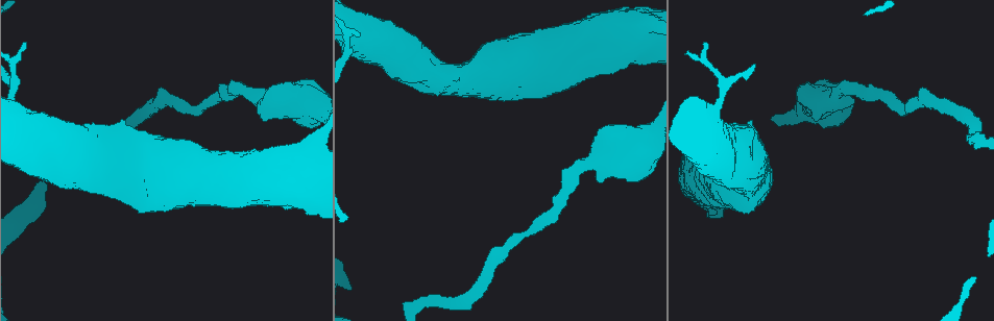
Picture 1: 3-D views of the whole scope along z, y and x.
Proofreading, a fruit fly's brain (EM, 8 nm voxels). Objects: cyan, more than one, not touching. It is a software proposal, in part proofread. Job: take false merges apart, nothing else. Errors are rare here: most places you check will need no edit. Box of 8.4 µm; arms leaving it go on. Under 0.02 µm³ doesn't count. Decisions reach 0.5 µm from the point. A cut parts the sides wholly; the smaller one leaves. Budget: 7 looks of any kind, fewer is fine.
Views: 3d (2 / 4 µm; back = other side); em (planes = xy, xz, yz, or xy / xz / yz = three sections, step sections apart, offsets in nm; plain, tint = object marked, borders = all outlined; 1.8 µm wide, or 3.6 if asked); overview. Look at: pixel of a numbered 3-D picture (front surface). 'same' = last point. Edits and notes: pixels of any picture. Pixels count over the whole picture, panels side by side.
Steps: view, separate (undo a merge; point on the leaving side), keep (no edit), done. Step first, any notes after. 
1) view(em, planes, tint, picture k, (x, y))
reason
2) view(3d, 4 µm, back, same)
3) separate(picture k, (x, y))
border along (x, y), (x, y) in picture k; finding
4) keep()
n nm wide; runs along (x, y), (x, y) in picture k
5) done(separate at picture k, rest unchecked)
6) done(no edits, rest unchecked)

view(em, 3.6 µm, planes, plain, picture 1, (315, 150))
thick turns thin

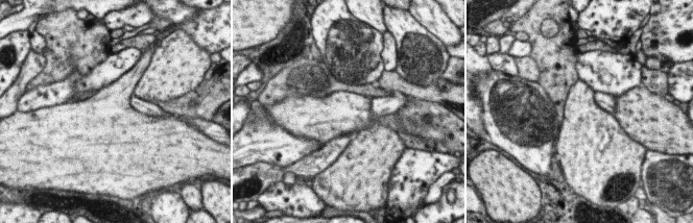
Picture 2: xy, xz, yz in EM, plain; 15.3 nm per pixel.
view(em, 3.6 µm, planes, tint, same)

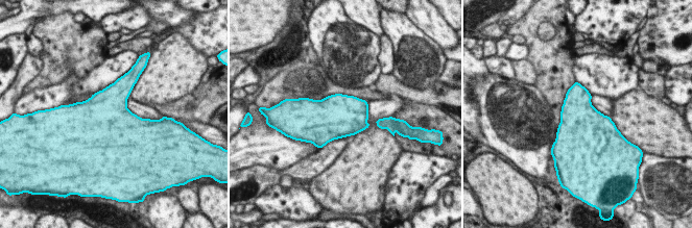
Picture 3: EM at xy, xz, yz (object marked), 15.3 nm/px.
keep()
all the same cell

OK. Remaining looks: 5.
view(3d, 4 µm, picture 1, (17, 122))
calibre changes

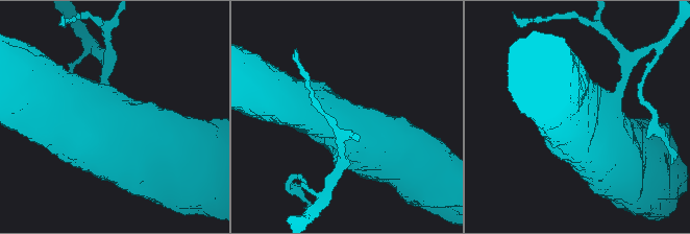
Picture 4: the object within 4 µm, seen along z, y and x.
view(em, 3.6 µm, xy, step 16, tint, picture 4, (600, 116))

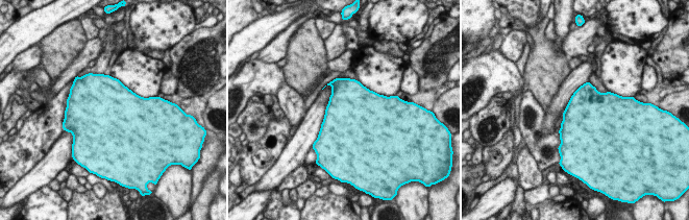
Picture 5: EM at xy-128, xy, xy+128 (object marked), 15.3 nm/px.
view(em, 3.6 µm, planes, tint, same)

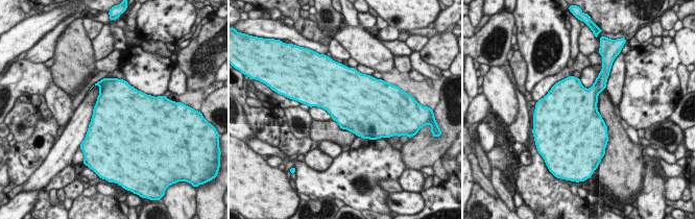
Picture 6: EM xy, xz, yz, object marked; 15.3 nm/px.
keep()
continuous, no second cell

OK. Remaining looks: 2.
view(3d, 4 µm, picture 1, (97, 145))
sudden change in width

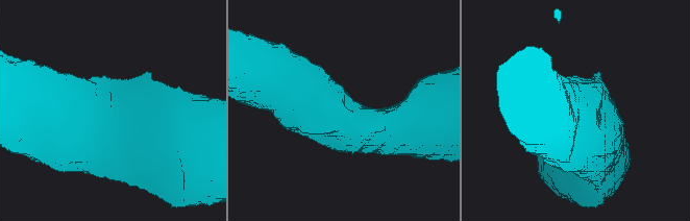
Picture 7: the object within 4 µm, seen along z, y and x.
view(em, 3.6 µm, planes, tint, picture 7, (344, 119))

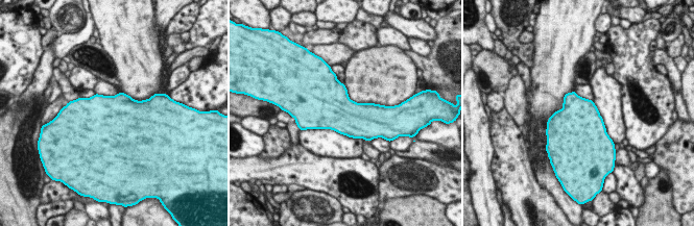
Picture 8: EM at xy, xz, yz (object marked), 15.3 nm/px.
keep()
continuous, no second cell

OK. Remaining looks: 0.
done(no edits, rest unchecked)

